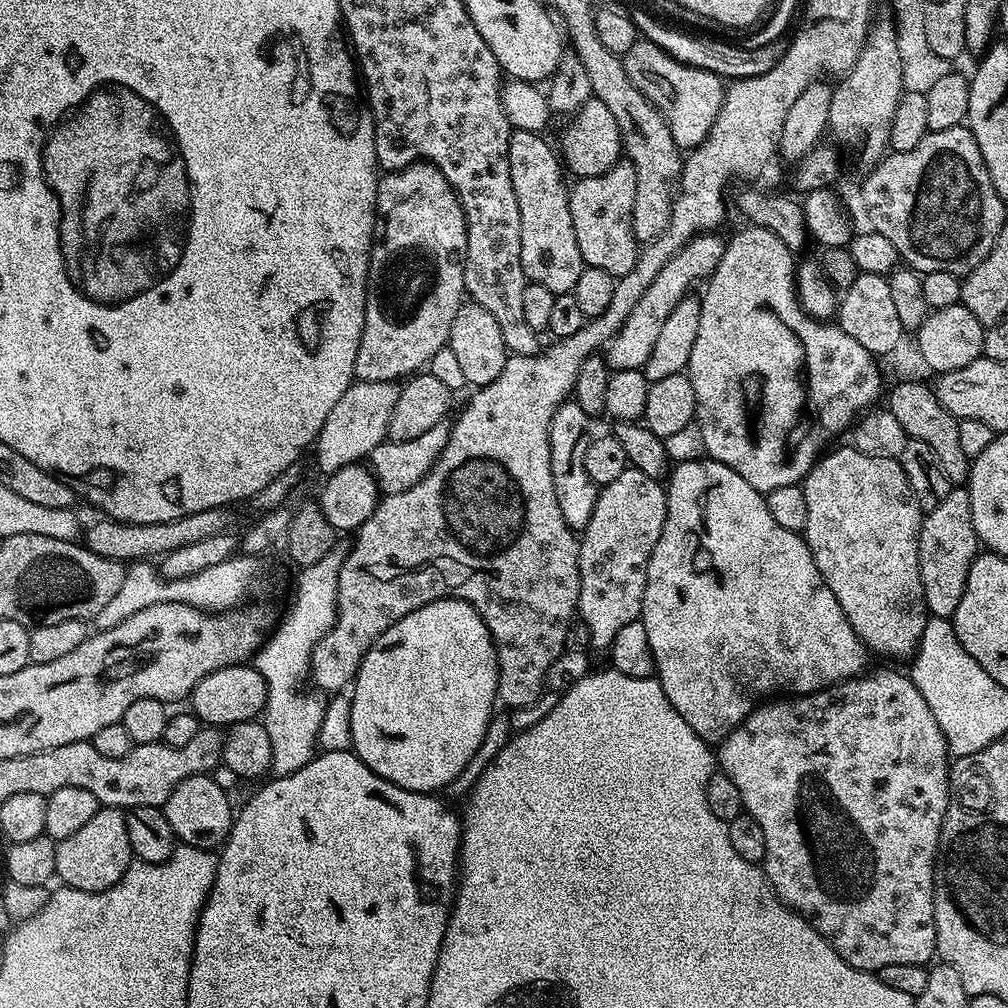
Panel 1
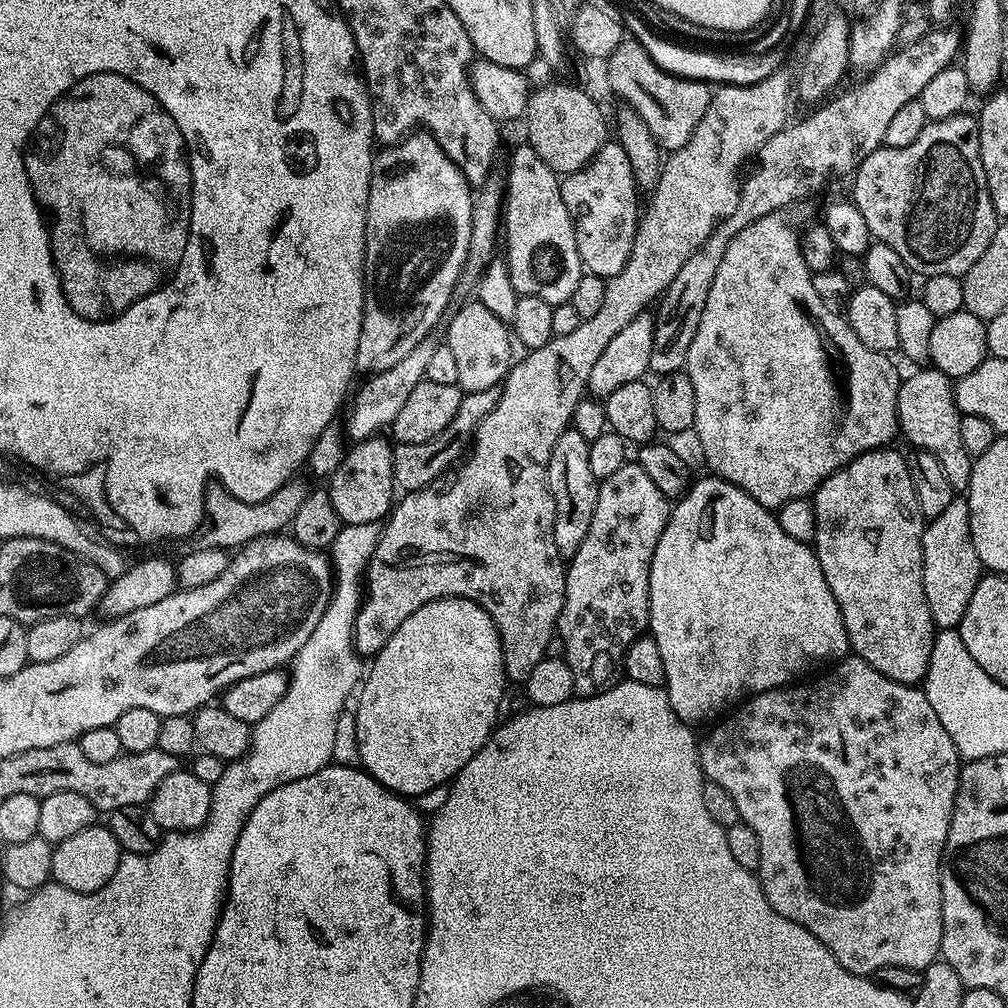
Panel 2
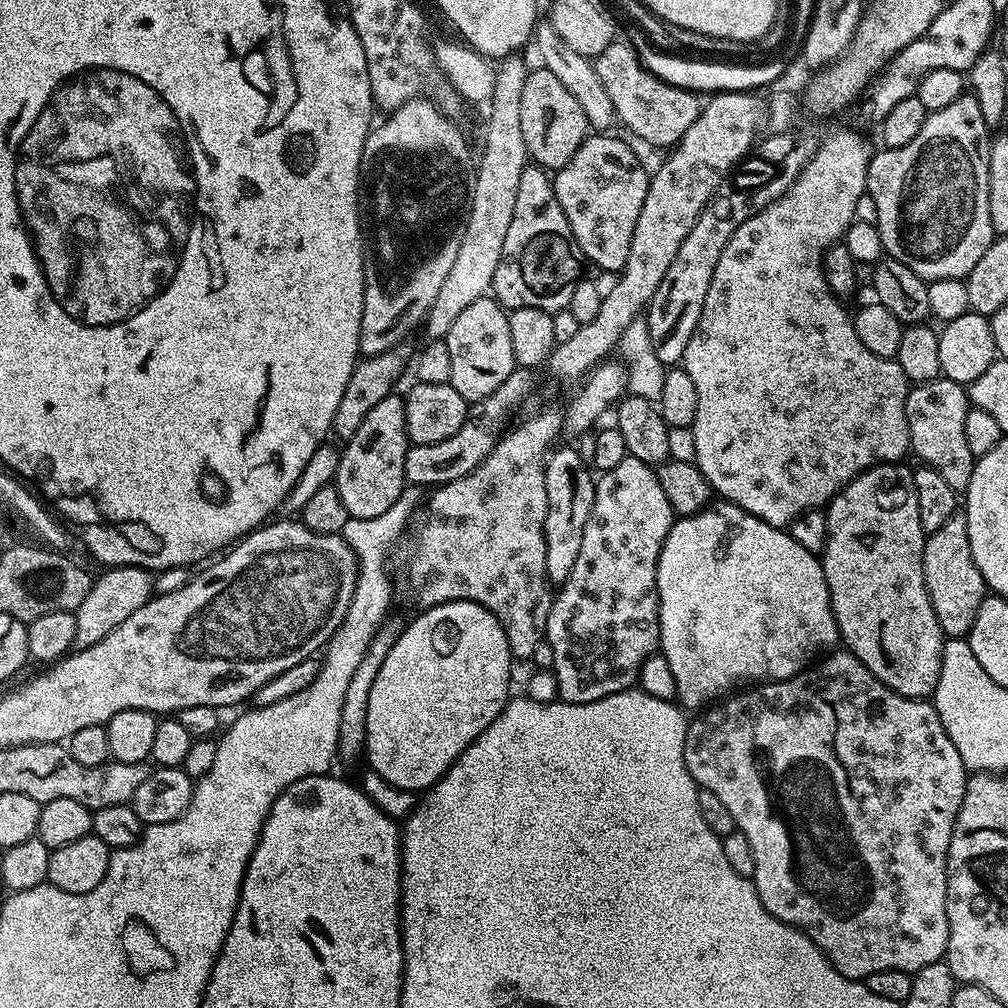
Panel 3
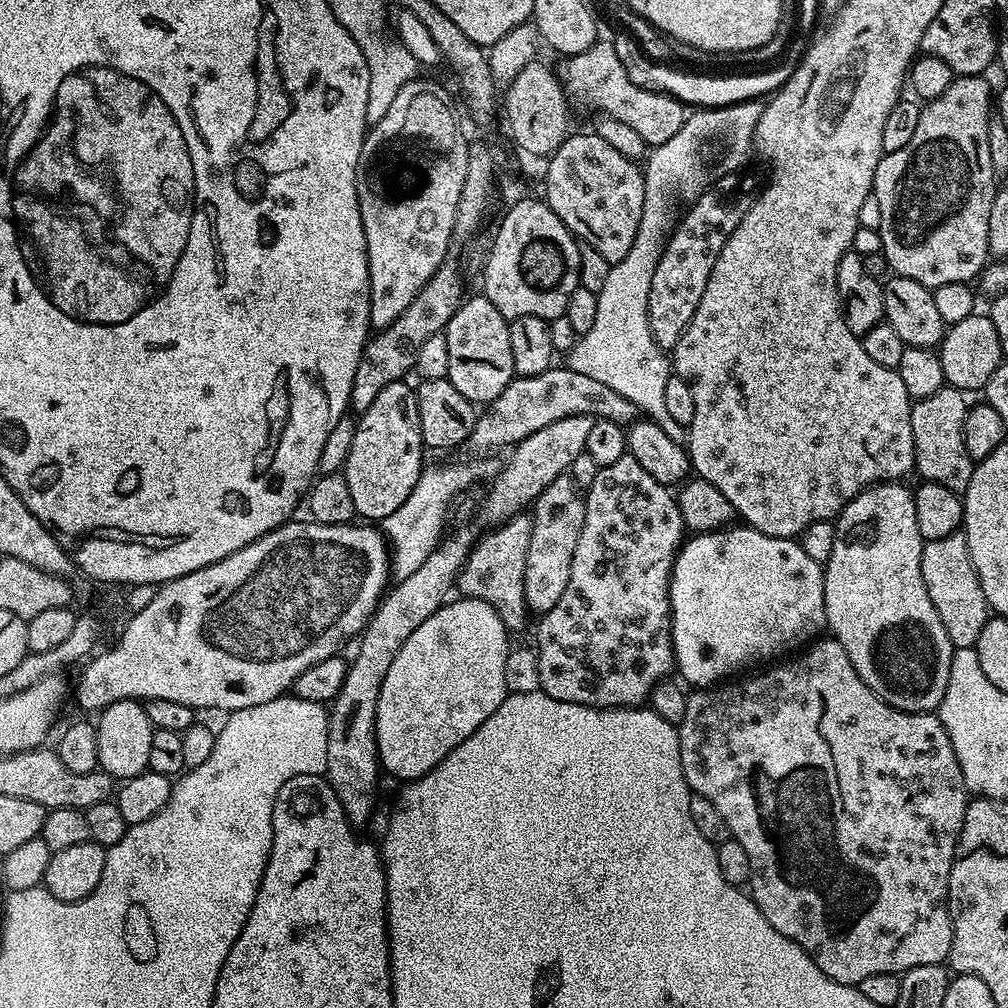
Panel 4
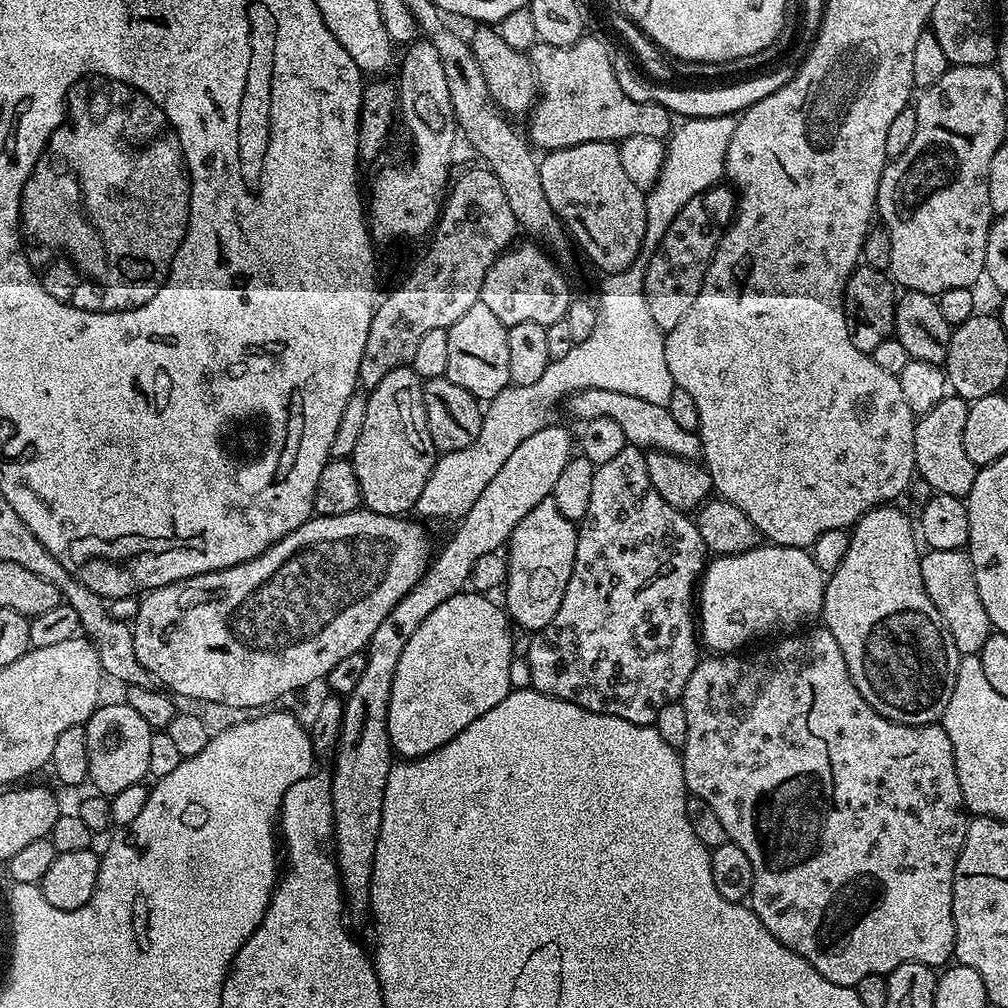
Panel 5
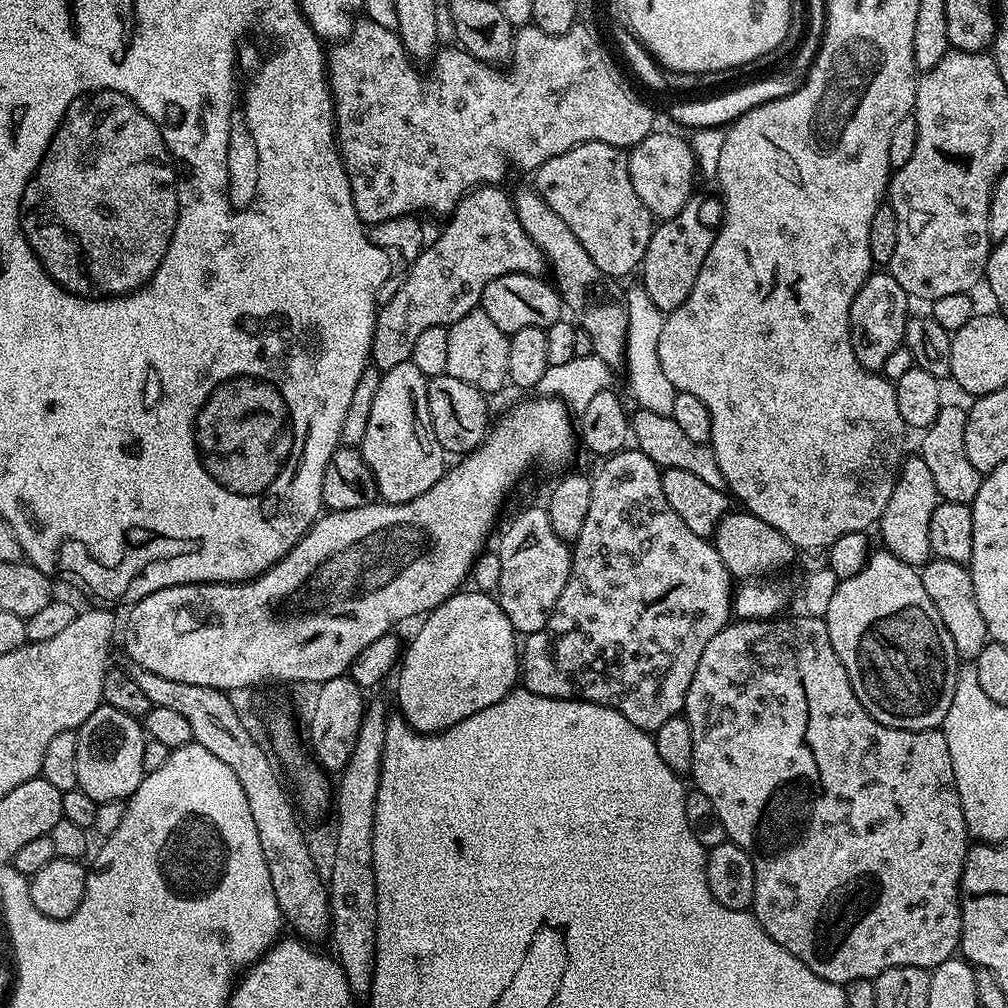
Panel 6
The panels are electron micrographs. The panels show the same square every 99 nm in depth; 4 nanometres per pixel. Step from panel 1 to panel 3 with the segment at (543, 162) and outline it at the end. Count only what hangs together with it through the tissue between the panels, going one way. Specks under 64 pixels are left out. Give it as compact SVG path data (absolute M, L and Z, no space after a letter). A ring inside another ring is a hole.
M539 166L522 170L510 228L494 271L491 295L506 310L534 307L554 313L566 308L574 286L585 275L586 261L562 206L554 194L553 177Z

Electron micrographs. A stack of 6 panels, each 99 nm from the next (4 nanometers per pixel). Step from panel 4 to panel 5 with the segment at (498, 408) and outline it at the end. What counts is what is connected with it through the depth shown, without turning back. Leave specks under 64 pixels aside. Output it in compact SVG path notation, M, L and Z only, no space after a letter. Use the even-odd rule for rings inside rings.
M582 390L573 392L567 397L568 412L577 422L594 418L610 418L610 422L618 422L625 441L631 447L641 450L655 450L677 456L683 460L699 461L700 437L696 432L678 426L678 421L670 415L668 406L658 406L654 402L646 402L642 398L633 398L631 394L618 394L618 390Z

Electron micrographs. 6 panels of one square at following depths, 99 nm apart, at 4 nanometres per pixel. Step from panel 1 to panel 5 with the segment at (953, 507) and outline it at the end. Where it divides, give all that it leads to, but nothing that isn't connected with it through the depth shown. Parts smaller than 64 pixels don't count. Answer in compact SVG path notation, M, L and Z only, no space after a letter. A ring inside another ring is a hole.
M928 550L921 555L920 565L926 594L930 594L934 610L942 614L942 622L950 638L954 638L954 646L961 656L977 655L994 629L986 614L986 606L982 606L982 598L978 598L978 582L974 582L974 566L967 551Z

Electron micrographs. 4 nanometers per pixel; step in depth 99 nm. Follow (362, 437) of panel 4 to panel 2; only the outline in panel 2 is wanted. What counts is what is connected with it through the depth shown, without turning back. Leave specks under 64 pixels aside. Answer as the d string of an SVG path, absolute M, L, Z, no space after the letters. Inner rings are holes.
M377 434L368 440L353 443L344 453L342 466L338 466L338 470L334 470L334 474L327 481L326 491L330 502L334 502L334 510L341 525L374 524L383 521L392 510L392 492L396 488L393 445L383 438L383 435Z

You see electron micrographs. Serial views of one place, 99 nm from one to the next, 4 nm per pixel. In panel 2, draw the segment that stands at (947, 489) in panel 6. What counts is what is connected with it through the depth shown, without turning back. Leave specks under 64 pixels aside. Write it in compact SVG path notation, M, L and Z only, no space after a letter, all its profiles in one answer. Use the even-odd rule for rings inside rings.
M924 366L921 372L913 376L905 375L900 381L896 417L900 423L901 437L909 440L912 448L921 448L934 458L938 458L942 470L949 480L953 493L967 493L970 486L972 461L974 459L962 446L962 434L958 434L962 413L956 409L956 400L952 397L953 381L946 374L931 366Z

